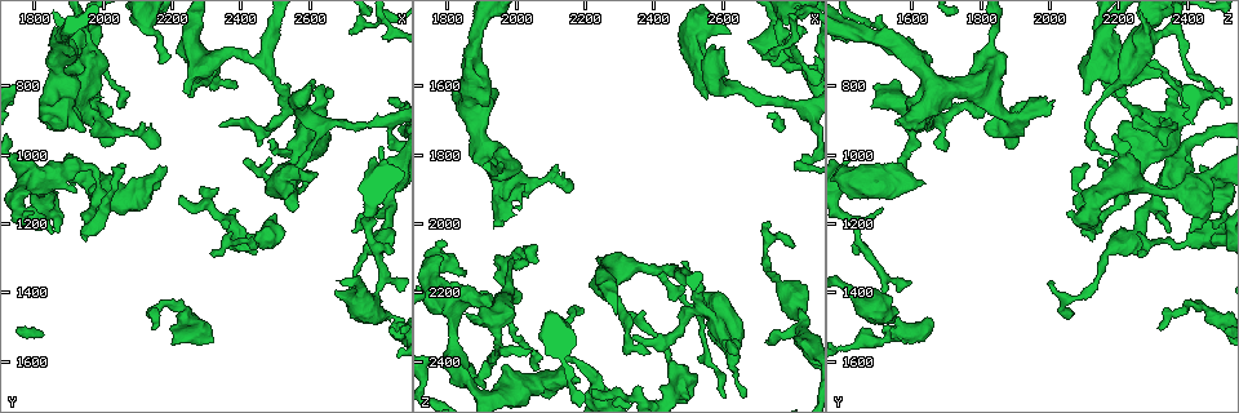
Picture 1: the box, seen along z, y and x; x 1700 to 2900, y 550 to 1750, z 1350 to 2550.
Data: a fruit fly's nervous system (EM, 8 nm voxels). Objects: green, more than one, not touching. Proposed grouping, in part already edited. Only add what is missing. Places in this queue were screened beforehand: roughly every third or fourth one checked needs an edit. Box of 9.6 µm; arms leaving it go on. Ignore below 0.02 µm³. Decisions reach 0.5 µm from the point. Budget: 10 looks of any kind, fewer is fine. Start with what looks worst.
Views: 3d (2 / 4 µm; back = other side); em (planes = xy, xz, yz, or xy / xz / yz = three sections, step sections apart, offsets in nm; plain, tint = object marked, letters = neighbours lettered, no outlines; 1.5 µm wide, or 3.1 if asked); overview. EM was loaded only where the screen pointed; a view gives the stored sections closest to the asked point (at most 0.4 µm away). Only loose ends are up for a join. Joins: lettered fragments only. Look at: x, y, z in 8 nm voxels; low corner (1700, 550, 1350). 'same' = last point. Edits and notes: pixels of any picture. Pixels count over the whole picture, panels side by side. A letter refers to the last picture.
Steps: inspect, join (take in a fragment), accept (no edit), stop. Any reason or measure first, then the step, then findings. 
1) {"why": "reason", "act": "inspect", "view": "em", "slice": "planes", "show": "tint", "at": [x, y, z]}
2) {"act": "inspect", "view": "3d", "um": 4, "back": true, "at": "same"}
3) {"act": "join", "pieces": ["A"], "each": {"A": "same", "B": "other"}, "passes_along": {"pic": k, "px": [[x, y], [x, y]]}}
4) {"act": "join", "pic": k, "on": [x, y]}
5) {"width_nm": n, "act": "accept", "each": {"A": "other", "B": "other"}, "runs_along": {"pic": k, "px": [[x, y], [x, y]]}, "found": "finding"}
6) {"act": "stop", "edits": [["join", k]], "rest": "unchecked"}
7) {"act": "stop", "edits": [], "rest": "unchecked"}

{"act": "inspect", "view": "em", "slice": "xy", "step": 8, "show": "letters", "at": [2140, 1510, 2320]}

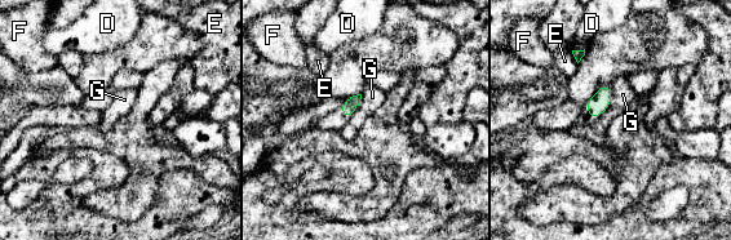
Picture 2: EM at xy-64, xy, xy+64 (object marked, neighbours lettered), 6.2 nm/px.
{"width_nm": 90, "act": "accept", "each": {"D": "other", "E": "other", "F": "other", "G": "other"}, "border": {"pic": 2, "px": [[611, 85], [610, 106], [597, 119]]}, "found": "no lettered fragment goes on from it"}

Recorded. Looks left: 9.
{"why": "free end", "act": "inspect", "view": "3d", "um": 2, "at": [2380, 800, 2370]}

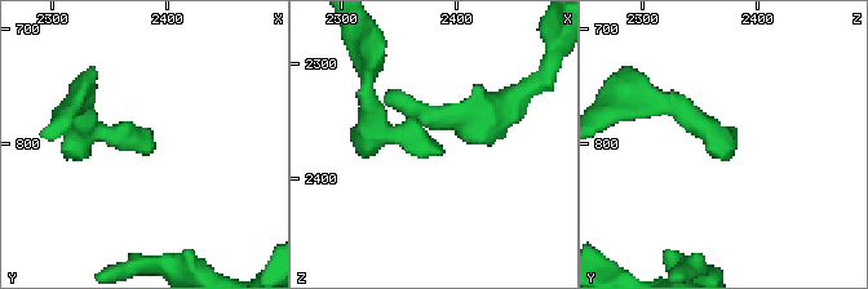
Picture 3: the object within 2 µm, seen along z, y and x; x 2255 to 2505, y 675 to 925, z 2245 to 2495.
{"why": "shape alone is not enough", "act": "inspect", "view": "em", "slice": "planes", "show": "letters", "at": [2388, 804, 2372]}

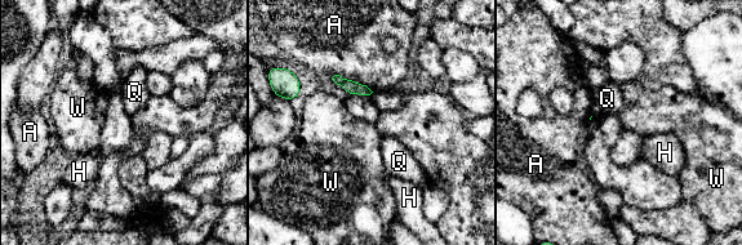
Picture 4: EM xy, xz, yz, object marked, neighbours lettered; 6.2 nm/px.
{"act": "accept", "each": {"A": "other", "H": "other", "Q": "other", "W": "other"}, "found": "no lettered fragment goes on from it"}

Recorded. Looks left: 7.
{"why": "free end", "act": "inspect", "view": "em", "slice": "planes", "show": "letters", "at": [1860, 1220, 2150]}

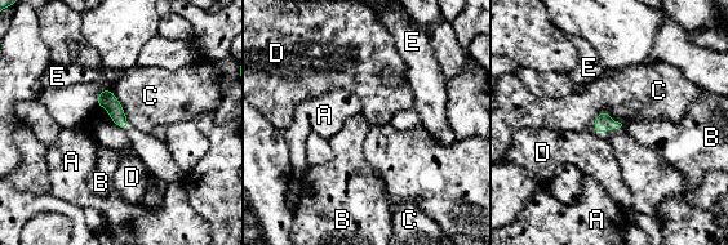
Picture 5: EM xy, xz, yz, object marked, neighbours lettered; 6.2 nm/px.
{"act": "accept", "each": {"A": "other", "B": "other", "C": "other", "D": "other", "E": "other"}, "border": {"pic": 5, "px": [[110, 88], [131, 124]]}, "found": "none of them fits"}

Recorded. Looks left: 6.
{"act": "inspect", "view": "em", "slice": "planes", "show": "letters", "at": [2730, 1370, 1990]}

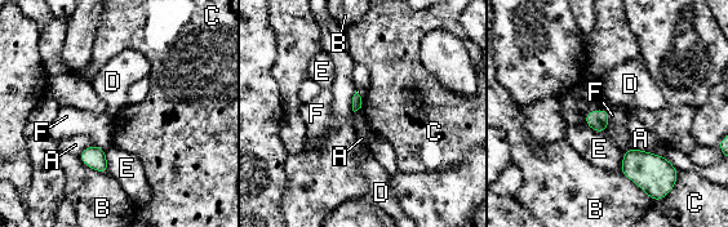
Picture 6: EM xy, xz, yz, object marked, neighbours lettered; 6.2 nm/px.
{"act": "accept", "each": {"A": "other", "B": "other", "C": "other", "D": "other", "E": "other", "F": "other"}, "border": {"pic": 6, "px": [[105, 150], [109, 173]]}, "found": "none of them fits"}

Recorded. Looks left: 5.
{"act": "stop", "edits": [], "rest": "unchecked"}

